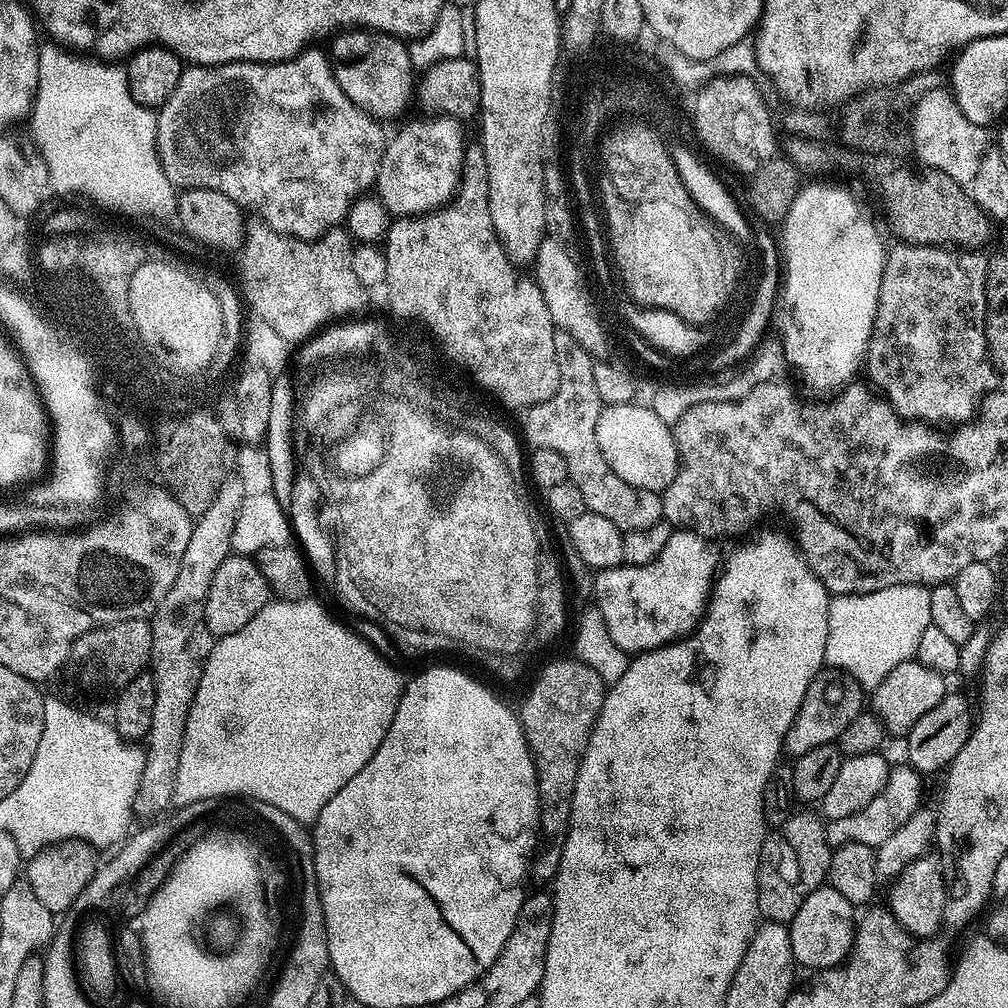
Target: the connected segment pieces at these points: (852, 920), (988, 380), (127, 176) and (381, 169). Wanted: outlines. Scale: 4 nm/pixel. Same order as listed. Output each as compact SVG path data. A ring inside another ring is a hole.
M821 886L798 906L798 914L790 921L788 933L792 943L792 958L797 965L811 970L823 970L843 965L849 959L858 931L857 909L838 890Z
M903 242L888 248L882 286L878 290L880 302L872 327L870 360L876 363L877 378L888 380L892 387L891 407L905 421L964 426L977 415L985 397L997 391L998 373L988 355L982 319L987 277L988 256L980 250Z
M56 42L49 43L39 45L38 82L30 111L30 132L39 144L49 176L56 176L60 188L80 188L77 197L86 197L92 192L92 196L114 203L116 208L128 208L128 212L161 212L168 218L174 186L164 173L156 148L156 112L132 96L127 67L120 62L69 50Z
M451 116L426 118L422 124L404 128L384 145L376 171L375 195L393 217L416 216L441 207L455 193L466 155L460 128Z

